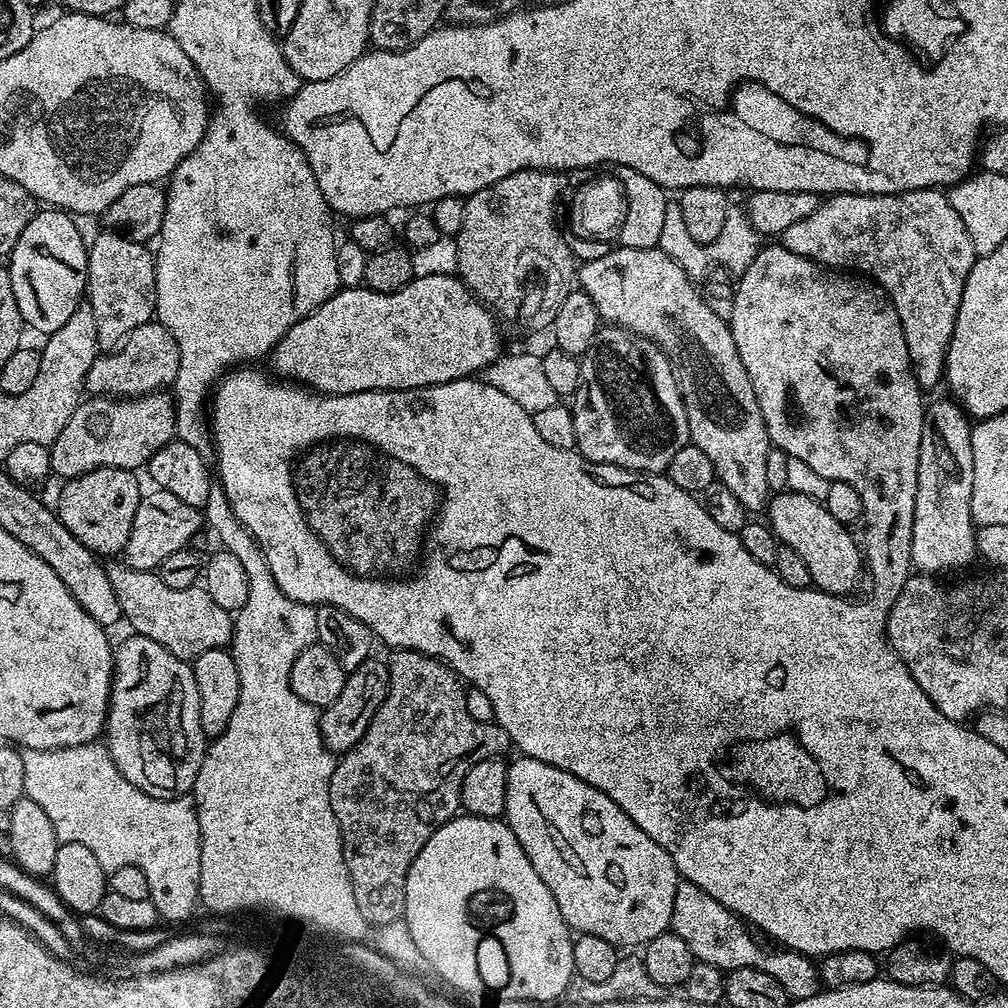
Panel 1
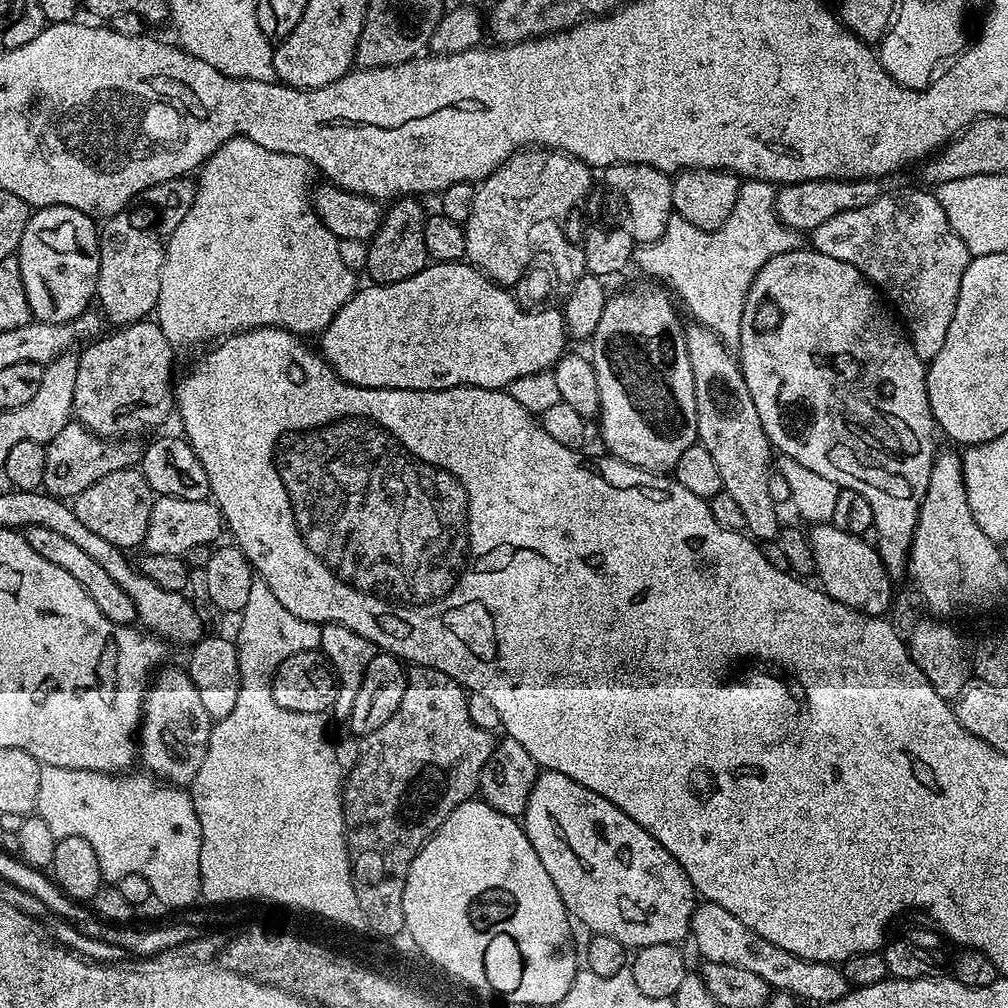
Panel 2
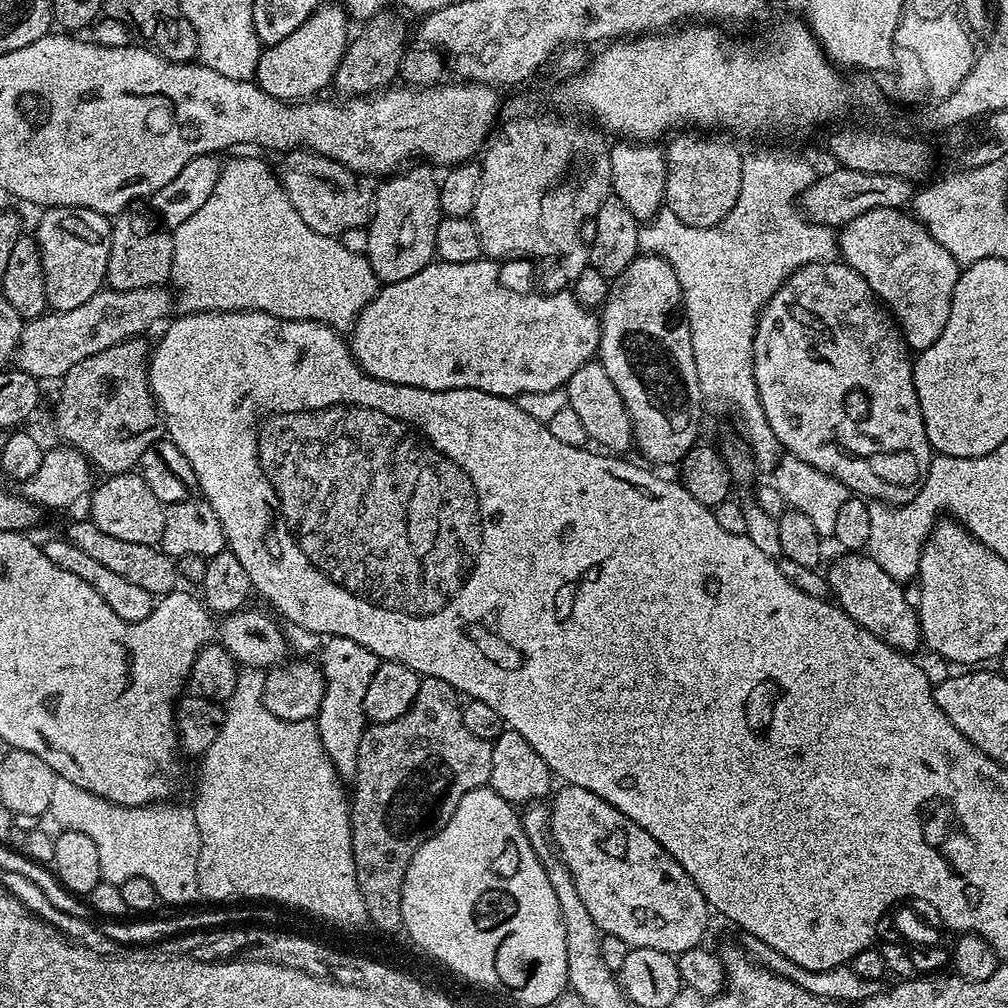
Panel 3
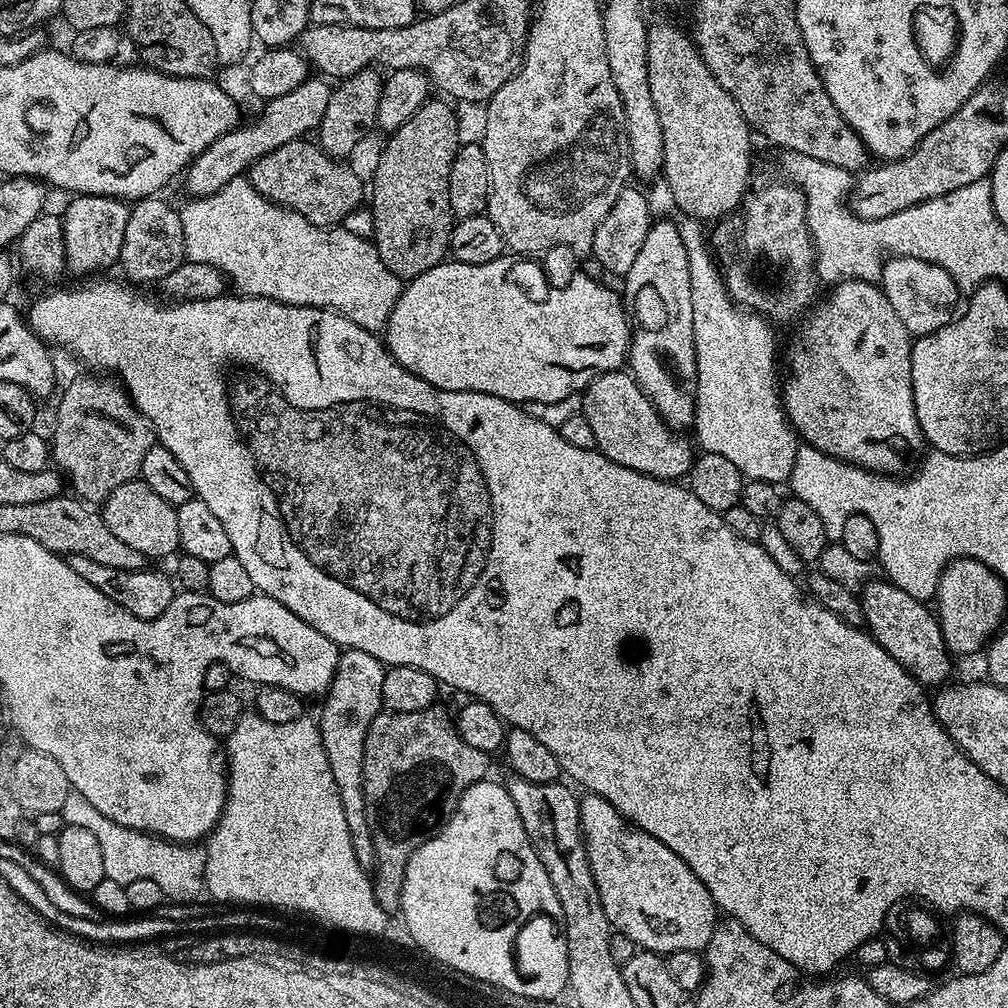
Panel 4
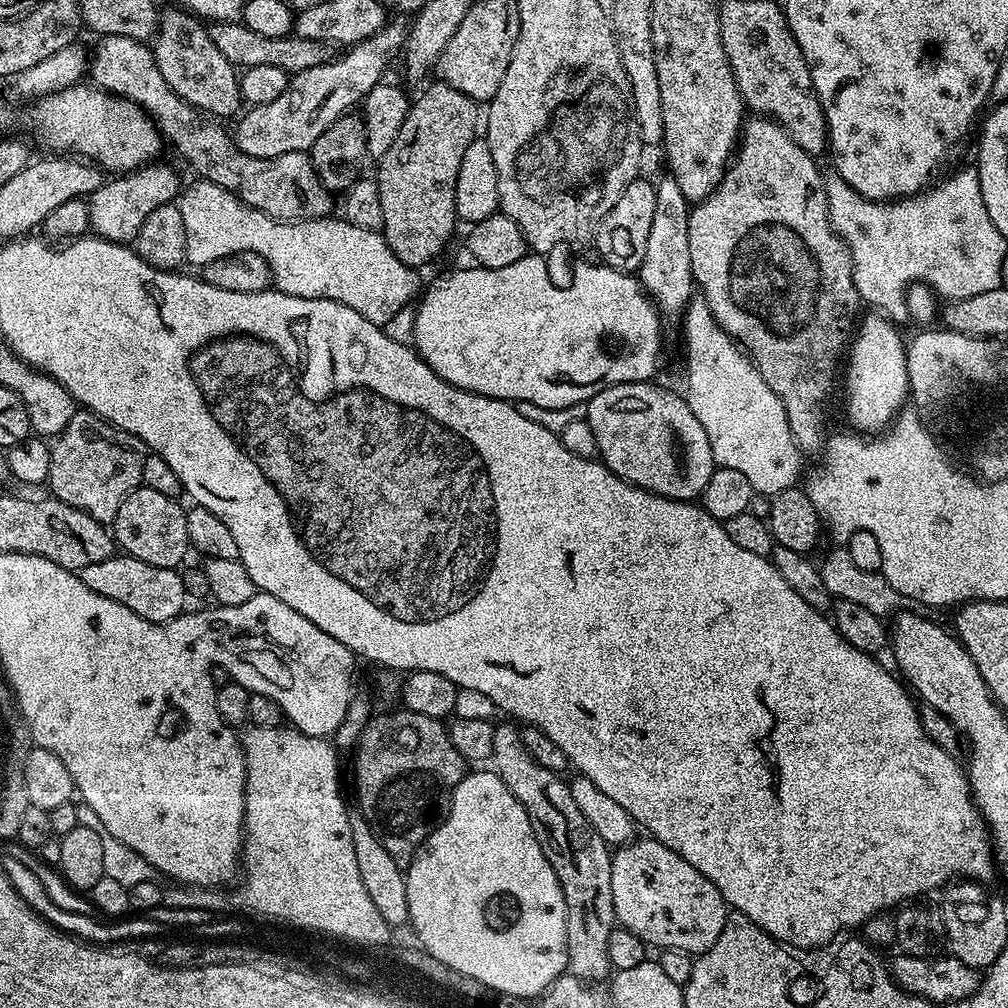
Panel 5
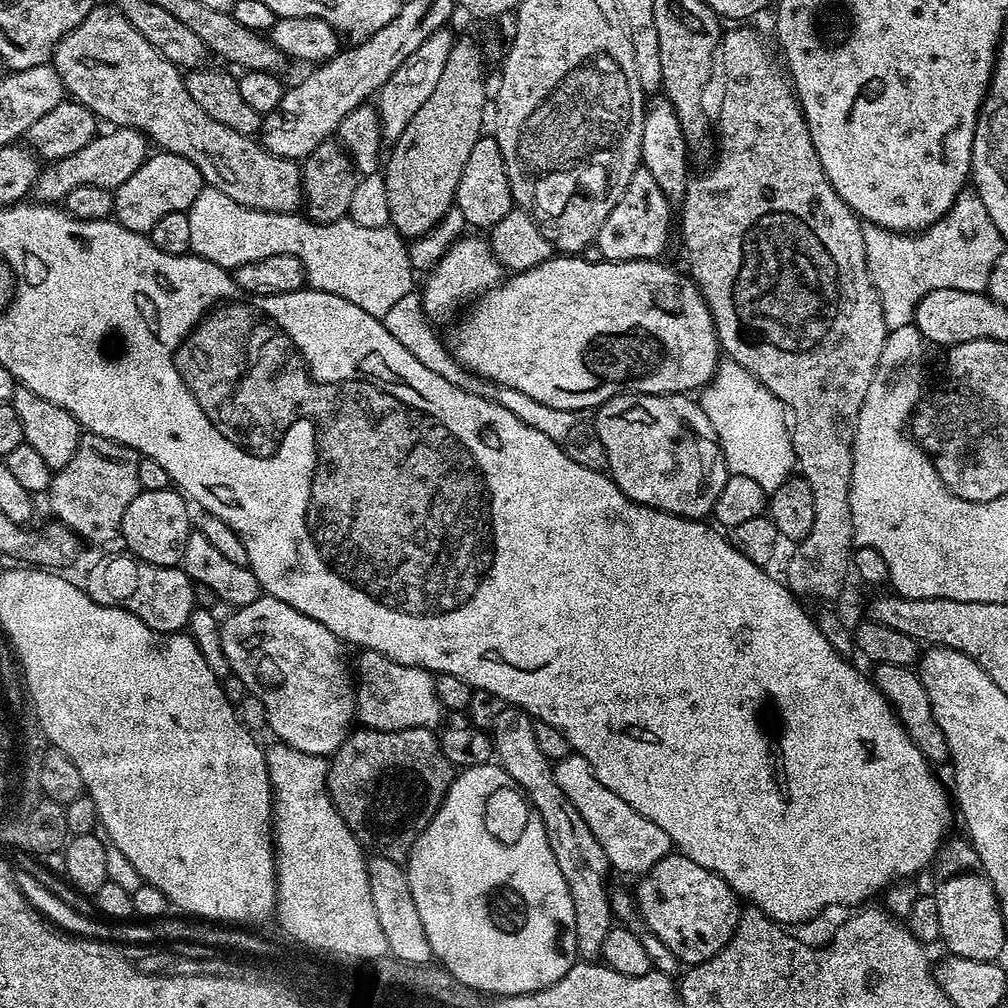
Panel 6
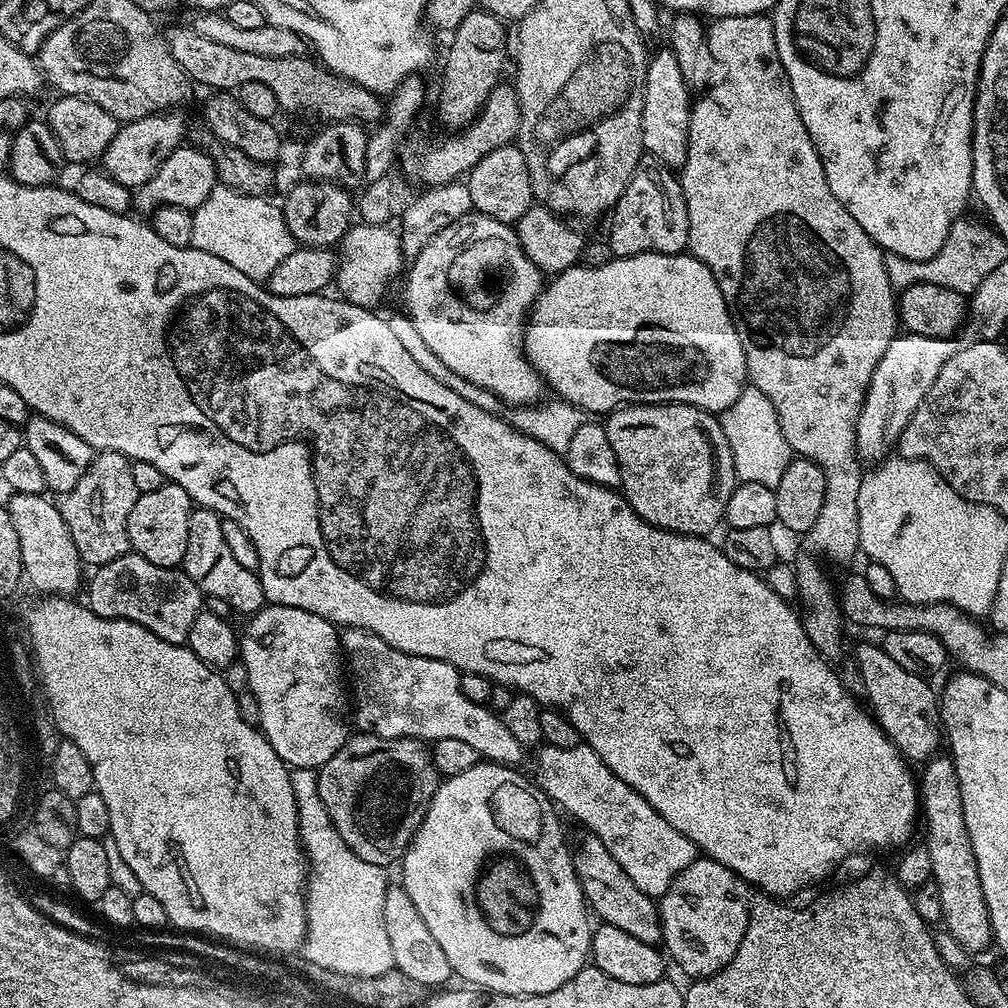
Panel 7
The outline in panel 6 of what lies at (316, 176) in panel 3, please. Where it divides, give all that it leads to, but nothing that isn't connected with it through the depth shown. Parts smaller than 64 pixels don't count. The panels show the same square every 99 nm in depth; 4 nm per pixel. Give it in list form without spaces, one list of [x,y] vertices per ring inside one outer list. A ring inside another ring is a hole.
[[[97,3],[95,8],[74,26],[58,42],[56,53],[51,63],[56,73],[62,78],[65,93],[78,104],[85,104],[101,121],[108,126],[118,128],[136,128],[143,132],[157,149],[173,152],[186,162],[194,162],[198,166],[198,174],[202,174],[205,185],[214,190],[222,190],[226,198],[234,198],[247,208],[259,212],[295,213],[302,204],[302,168],[297,161],[284,160],[280,156],[270,154],[253,137],[238,134],[238,130],[230,130],[230,126],[222,126],[222,122],[214,122],[194,98],[190,98],[190,90],[186,90],[181,69],[170,63],[130,22],[120,9],[111,3]]]

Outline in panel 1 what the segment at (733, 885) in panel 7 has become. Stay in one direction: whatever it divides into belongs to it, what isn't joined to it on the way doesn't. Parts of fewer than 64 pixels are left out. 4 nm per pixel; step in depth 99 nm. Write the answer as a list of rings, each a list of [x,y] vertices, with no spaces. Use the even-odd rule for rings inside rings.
[[[521,755],[508,764],[506,806],[503,819],[514,830],[514,838],[526,850],[526,858],[538,870],[538,878],[550,886],[550,894],[562,910],[562,918],[573,933],[606,938],[606,942],[628,950],[631,944],[649,944],[658,934],[669,931],[674,914],[674,898],[682,883],[674,858],[629,818],[602,790],[582,782],[558,766]]]

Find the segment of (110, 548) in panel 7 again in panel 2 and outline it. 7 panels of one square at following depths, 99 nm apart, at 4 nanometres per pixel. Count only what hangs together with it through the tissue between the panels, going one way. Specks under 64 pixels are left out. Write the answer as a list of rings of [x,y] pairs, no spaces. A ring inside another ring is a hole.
[[[145,318],[134,322],[133,324],[125,324],[112,330],[112,333],[101,335],[99,338],[93,339],[87,345],[88,348],[78,356],[78,382],[74,385],[74,406],[72,407],[73,417],[82,425],[83,428],[89,428],[92,432],[97,433],[105,438],[120,438],[125,434],[136,434],[132,432],[148,432],[151,428],[156,428],[168,415],[174,412],[174,376],[172,380],[172,352],[174,346],[166,338],[166,334],[162,334],[159,324],[155,319]]]

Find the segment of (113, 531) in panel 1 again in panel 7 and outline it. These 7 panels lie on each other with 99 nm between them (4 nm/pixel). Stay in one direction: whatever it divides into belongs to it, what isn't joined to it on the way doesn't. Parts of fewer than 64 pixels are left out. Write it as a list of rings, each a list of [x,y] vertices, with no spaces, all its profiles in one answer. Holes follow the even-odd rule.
[[[165,482],[151,494],[140,494],[130,510],[128,519],[128,543],[146,562],[163,568],[180,568],[186,554],[186,534],[190,530],[190,514],[194,502],[180,484]]]

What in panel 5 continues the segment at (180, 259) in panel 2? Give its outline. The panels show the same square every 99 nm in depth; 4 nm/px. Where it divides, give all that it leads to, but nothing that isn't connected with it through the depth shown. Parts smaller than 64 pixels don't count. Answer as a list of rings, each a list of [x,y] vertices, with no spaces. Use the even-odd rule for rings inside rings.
[[[203,178],[193,181],[193,184],[189,188],[187,185],[178,197],[182,223],[186,226],[186,254],[189,265],[203,266],[239,252],[253,252],[268,263],[275,291],[298,298],[342,302],[342,306],[358,310],[362,318],[381,326],[387,325],[408,303],[411,305],[417,299],[422,288],[422,283],[420,284],[419,278],[416,277],[419,276],[417,269],[403,264],[390,250],[379,231],[364,229],[363,232],[356,232],[354,225],[344,228],[343,218],[291,222],[271,220],[266,214],[246,206],[234,193],[227,192],[222,186]]]

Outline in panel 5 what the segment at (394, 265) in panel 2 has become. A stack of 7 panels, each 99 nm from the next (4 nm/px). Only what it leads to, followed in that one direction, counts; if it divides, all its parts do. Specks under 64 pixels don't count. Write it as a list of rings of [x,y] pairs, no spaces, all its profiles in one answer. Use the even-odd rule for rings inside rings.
[[[435,83],[411,101],[394,146],[379,157],[380,169],[374,173],[382,204],[384,241],[403,264],[417,270],[430,263],[456,232],[458,166],[462,166],[466,146],[478,136],[477,101],[454,86]]]

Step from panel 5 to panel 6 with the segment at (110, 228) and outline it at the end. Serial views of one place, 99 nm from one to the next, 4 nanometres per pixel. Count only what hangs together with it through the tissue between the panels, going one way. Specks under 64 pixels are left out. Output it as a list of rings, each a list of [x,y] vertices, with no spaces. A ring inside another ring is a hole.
[[[156,150],[149,155],[122,186],[114,190],[114,218],[126,230],[134,230],[145,234],[151,233],[154,222],[165,214],[187,212],[188,208],[198,198],[198,194],[206,187],[202,174],[198,174],[198,166],[194,162],[186,162],[173,152]]]

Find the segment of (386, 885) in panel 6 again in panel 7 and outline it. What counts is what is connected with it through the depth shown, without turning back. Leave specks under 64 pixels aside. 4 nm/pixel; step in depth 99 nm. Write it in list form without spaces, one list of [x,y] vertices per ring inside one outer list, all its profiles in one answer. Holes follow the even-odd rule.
[[[389,886],[382,912],[386,921],[386,934],[390,938],[390,950],[394,953],[394,968],[407,977],[414,978],[414,981],[424,984],[428,990],[447,985],[444,983],[454,976],[450,958],[446,958],[446,953],[442,946],[438,946],[434,934],[430,934],[430,926],[426,926],[422,914],[418,914],[418,906],[410,902],[410,894],[406,894],[402,886]]]

